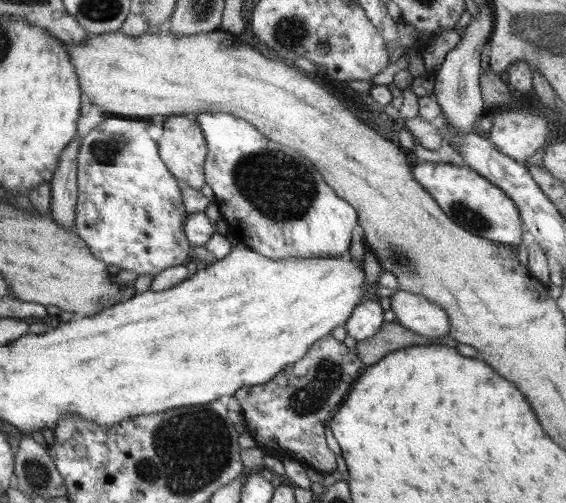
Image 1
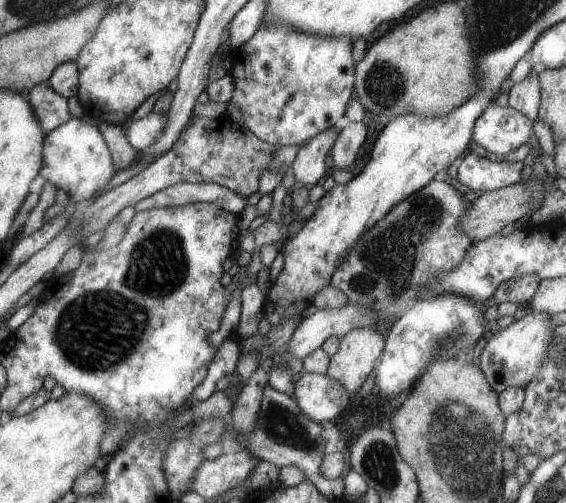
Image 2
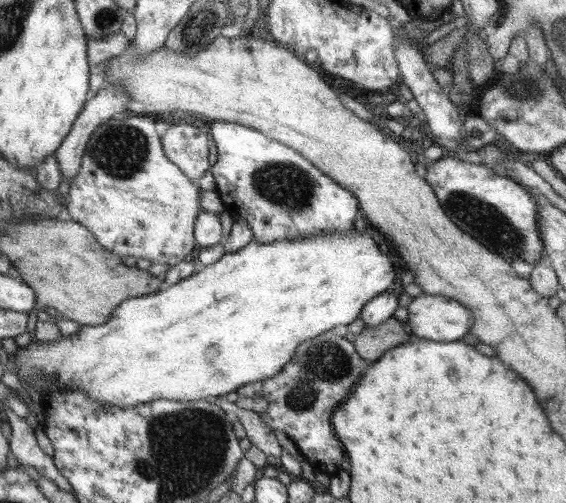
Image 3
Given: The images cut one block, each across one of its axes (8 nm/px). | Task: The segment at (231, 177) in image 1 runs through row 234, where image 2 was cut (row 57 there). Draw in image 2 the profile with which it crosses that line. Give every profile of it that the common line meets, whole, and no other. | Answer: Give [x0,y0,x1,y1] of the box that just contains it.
[228,22,354,147]

